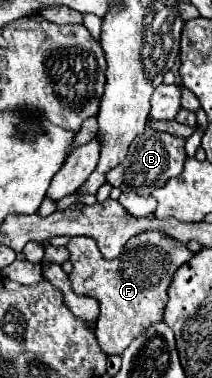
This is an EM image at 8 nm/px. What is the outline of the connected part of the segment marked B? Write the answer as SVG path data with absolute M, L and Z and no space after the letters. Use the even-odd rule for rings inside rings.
M145 129L143 135L135 137L131 149L123 163L119 163L111 173L107 173L107 181L121 191L133 191L139 195L151 195L153 189L163 187L169 179L177 177L183 171L183 163L187 159L185 139L169 133L155 133L153 129Z

